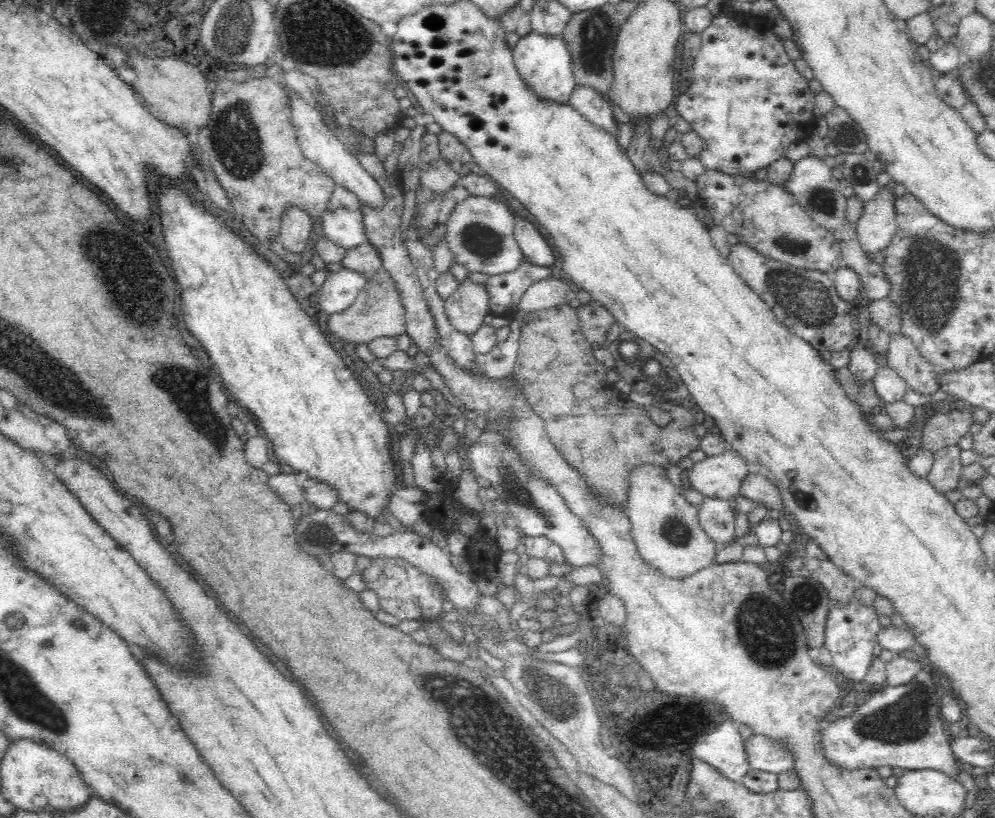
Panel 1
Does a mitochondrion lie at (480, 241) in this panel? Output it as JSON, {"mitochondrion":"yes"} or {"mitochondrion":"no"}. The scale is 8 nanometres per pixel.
{"mitochondrion":"yes"}

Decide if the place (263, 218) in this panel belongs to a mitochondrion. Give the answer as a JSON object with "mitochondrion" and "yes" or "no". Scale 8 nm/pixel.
{"mitochondrion":"no"}

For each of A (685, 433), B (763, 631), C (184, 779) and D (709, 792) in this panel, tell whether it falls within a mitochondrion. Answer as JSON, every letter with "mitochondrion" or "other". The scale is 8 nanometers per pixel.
{"A":"other","B":"mitochondrion","C":"mitochondrion","D":"mitochondrion"}

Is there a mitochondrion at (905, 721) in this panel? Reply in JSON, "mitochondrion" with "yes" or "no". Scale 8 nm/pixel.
{"mitochondrion":"yes"}

